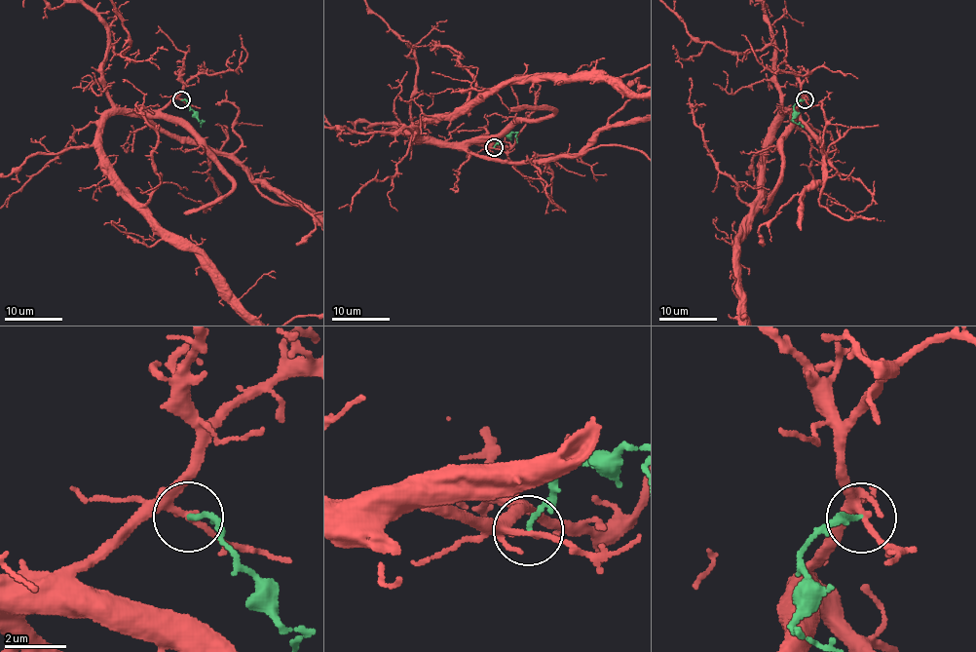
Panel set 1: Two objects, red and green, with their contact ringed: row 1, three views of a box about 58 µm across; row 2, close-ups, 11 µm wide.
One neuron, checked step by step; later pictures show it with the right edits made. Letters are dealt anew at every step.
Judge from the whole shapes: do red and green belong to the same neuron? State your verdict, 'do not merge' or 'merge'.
do not merge

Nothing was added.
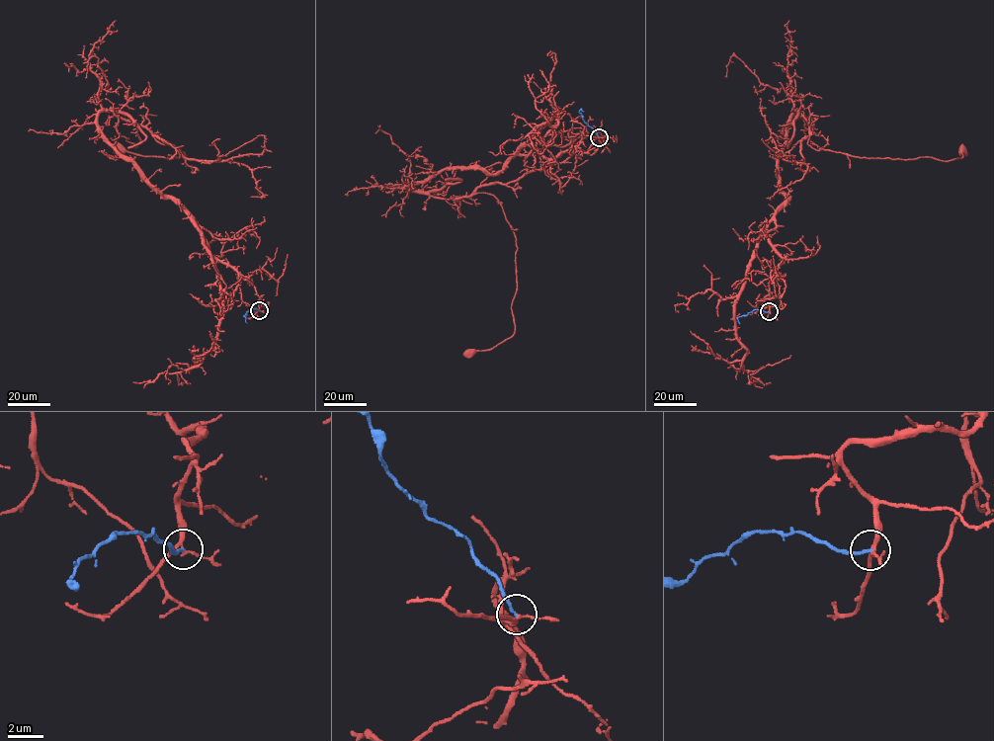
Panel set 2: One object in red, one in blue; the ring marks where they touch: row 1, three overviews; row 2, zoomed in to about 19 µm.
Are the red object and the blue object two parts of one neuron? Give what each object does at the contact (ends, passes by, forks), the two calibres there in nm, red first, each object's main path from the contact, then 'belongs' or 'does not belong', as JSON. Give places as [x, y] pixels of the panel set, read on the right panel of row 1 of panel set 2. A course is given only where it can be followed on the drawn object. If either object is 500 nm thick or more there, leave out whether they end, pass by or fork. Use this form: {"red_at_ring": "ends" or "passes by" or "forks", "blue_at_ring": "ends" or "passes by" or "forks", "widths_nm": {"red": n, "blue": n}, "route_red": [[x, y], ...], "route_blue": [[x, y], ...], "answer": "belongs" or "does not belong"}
{"red_at_ring": "forks", "blue_at_ring": "ends", "widths_nm": {"red": 150, "blue": 180}, "route_red": [[768, 311], [786, 283], [766, 230], [789, 199], [777, 157], [794, 112], [818, 150], [963, 152]], "route_blue": [[768, 311], [752, 310], [738, 317], [739, 324]], "answer": "does not belong"}

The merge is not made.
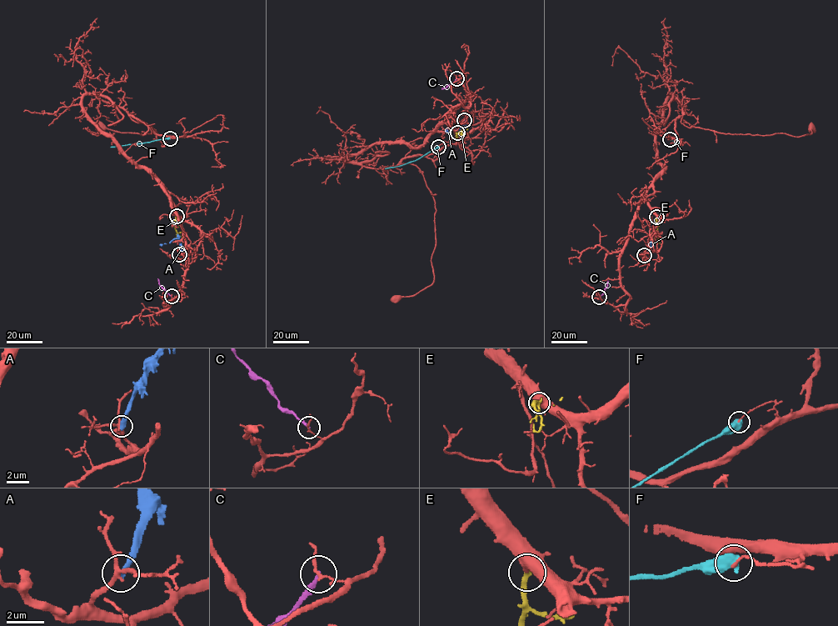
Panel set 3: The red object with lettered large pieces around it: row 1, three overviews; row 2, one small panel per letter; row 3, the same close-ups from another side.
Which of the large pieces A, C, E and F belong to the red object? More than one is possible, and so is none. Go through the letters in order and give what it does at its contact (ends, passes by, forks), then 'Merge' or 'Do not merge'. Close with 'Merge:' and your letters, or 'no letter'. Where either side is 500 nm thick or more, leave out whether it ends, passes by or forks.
A: It ends there. Do not merge
C: It ends there. Do not merge
E: Merge
F: Do not merge
Merge: E

